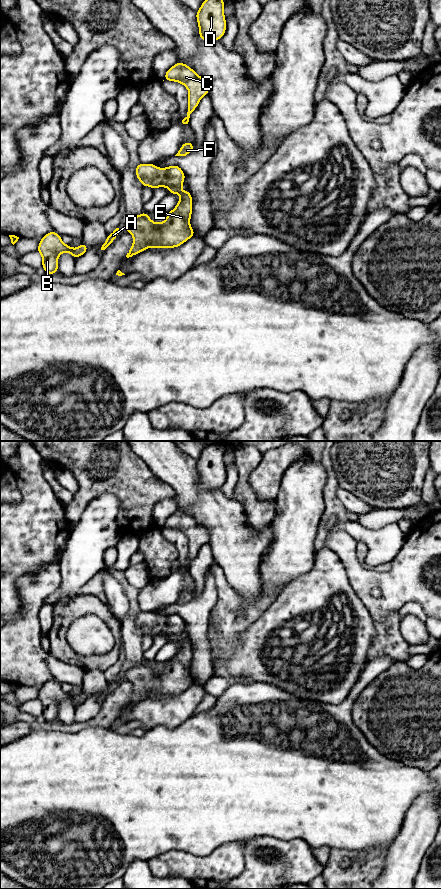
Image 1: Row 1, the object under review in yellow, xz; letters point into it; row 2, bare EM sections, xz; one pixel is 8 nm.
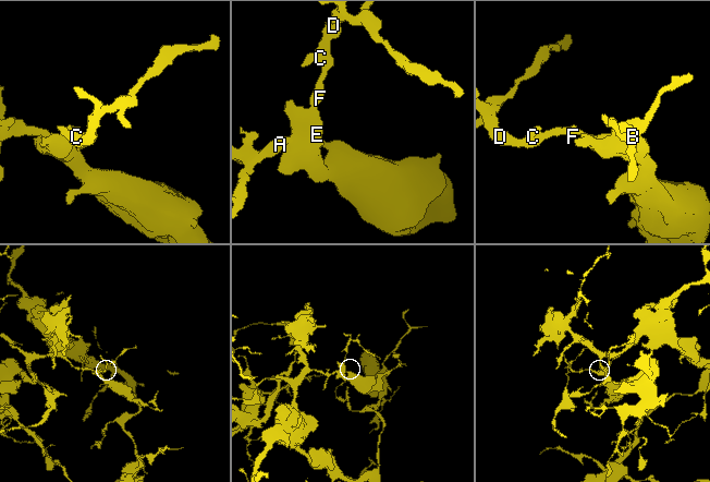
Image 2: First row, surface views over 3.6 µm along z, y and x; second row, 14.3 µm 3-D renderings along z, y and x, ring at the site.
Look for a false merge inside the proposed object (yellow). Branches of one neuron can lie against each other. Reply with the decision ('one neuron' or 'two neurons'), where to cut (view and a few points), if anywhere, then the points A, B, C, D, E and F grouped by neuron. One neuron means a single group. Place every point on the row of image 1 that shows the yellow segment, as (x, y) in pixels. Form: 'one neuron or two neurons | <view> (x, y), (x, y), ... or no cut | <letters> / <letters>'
one neuron | no cut | A B C D E F

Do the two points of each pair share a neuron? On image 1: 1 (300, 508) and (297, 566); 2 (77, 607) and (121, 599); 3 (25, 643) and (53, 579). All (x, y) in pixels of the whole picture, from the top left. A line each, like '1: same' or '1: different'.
1: same
2: different
3: same

